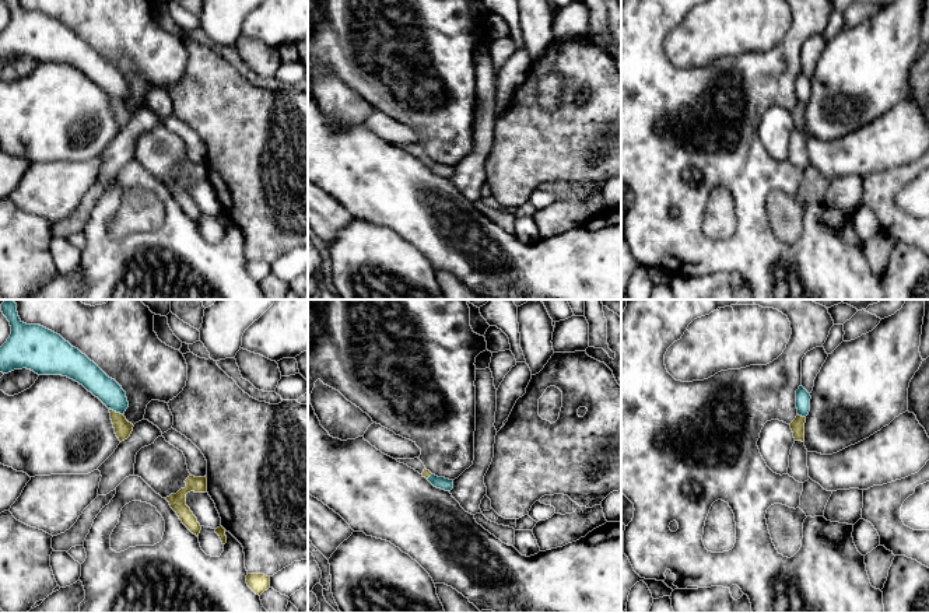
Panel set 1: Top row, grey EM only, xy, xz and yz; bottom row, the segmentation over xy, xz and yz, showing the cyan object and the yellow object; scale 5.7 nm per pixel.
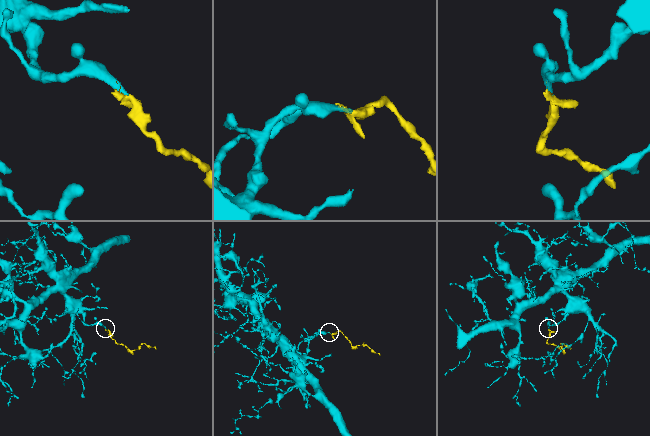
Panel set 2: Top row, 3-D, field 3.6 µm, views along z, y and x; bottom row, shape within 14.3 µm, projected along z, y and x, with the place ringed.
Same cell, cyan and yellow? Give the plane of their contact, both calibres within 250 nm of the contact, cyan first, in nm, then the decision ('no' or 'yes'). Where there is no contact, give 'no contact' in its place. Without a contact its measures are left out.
xy | 150/100 nm | yes

